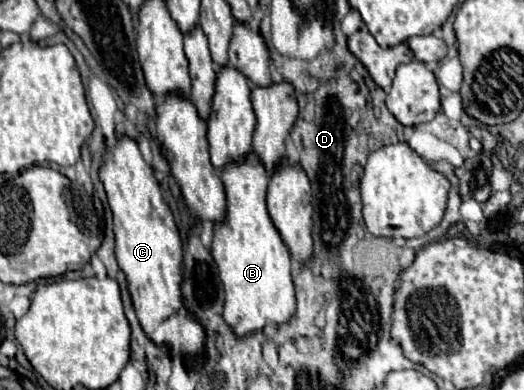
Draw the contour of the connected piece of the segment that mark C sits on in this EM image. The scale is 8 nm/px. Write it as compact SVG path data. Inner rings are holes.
M121 136L113 148L105 150L99 180L105 186L113 212L115 256L121 270L127 274L133 306L145 334L157 344L173 346L173 350L181 356L195 358L201 366L203 360L199 358L199 352L203 350L205 332L201 324L189 318L179 292L183 260L179 230L171 208L161 196L159 182L153 176L153 170L145 164L133 138Z

